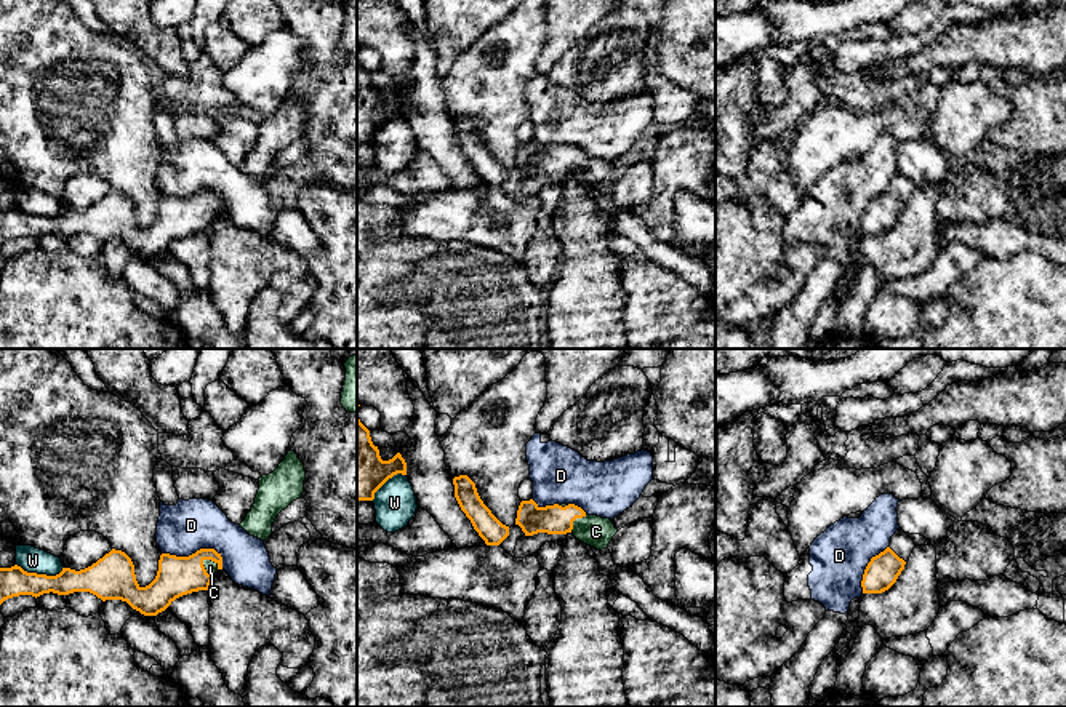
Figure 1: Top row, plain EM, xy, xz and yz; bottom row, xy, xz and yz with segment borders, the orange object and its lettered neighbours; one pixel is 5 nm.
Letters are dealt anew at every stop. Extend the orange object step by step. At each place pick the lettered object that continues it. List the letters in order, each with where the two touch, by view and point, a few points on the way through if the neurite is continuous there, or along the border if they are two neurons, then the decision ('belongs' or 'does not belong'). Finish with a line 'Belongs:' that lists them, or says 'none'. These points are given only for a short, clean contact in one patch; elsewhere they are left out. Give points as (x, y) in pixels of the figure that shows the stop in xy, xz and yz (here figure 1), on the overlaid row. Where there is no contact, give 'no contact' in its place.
C: contact xy (204, 568); way xy (176, 576), (204, 568), (210, 567); belongs
D: contact xy (197, 551); border xy (162, 552), (191, 555), (213, 549), (223, 568); does not belong
W: contact xy (40, 575); border xy (16, 563), (28, 571), (47, 575), (58, 575), (63, 570); does not belong
Belongs: C

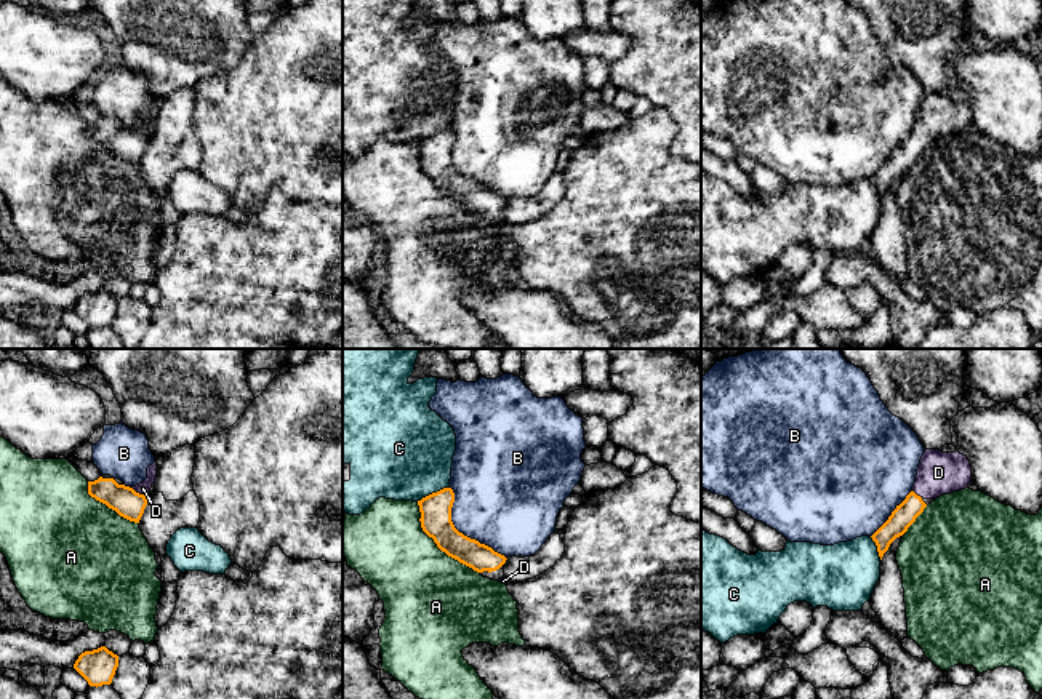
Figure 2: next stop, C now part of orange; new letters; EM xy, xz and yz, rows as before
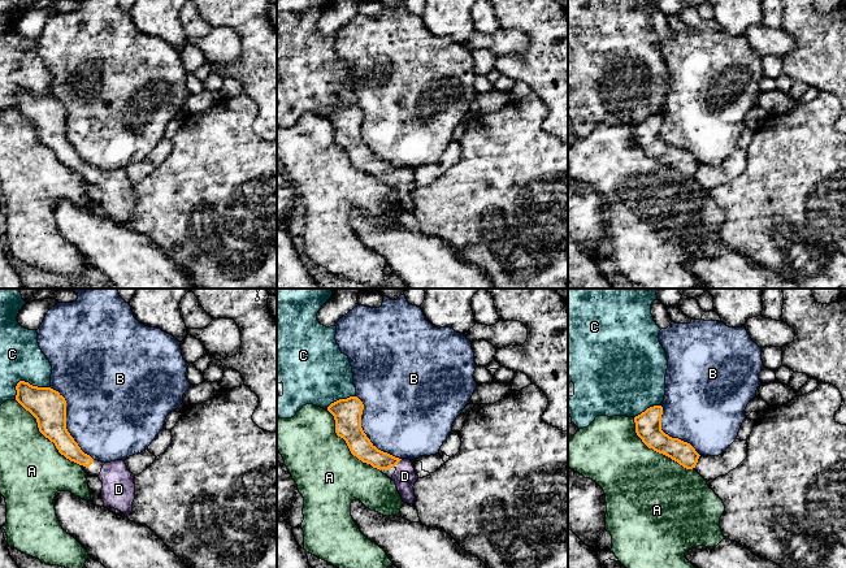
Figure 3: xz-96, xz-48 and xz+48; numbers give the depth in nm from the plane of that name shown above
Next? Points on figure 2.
A: contact xz (437, 546); does not belong
B: contact xz (461, 533); does not belong
C: contact xz (432, 493); does not belong
D: contact xy (135, 491); way xy (125, 501), (135, 491), (143, 488); belongs
Belongs: D

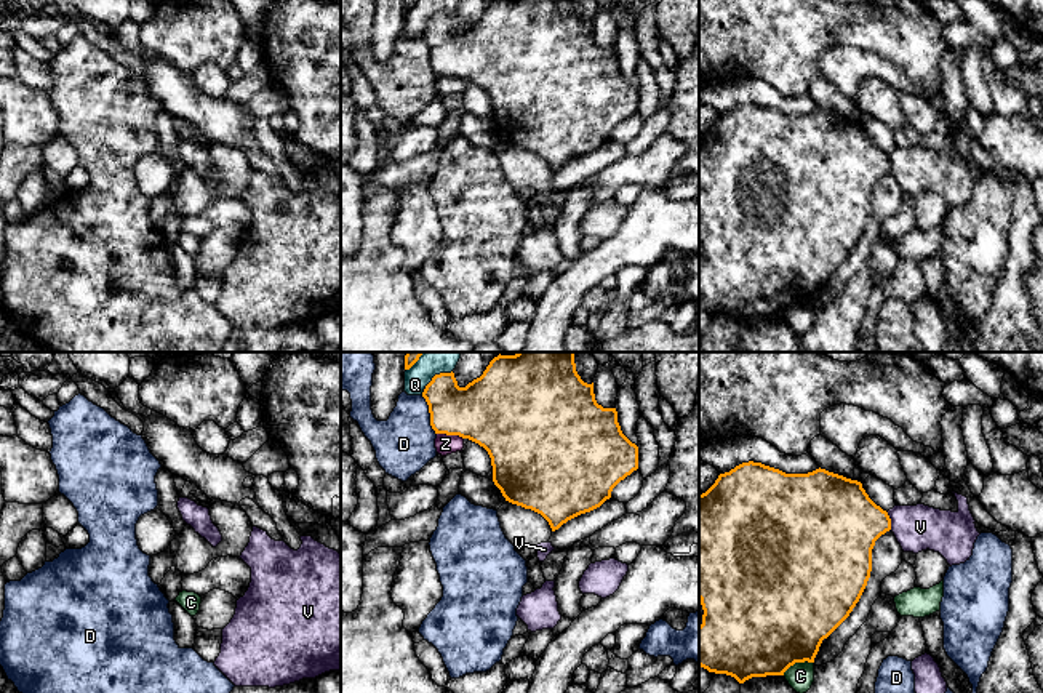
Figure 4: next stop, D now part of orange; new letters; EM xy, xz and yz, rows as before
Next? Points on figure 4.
C: contact yz (797, 661); does not belong
D: contact xz (431, 415); border xz (421, 396), (427, 405), (429, 424), (435, 434); does not belong
Q: contact xz (434, 376); does not belong
V: contact yz (890, 520); does not belong
Z: contact xz (450, 434); does not belong
Belongs: none

